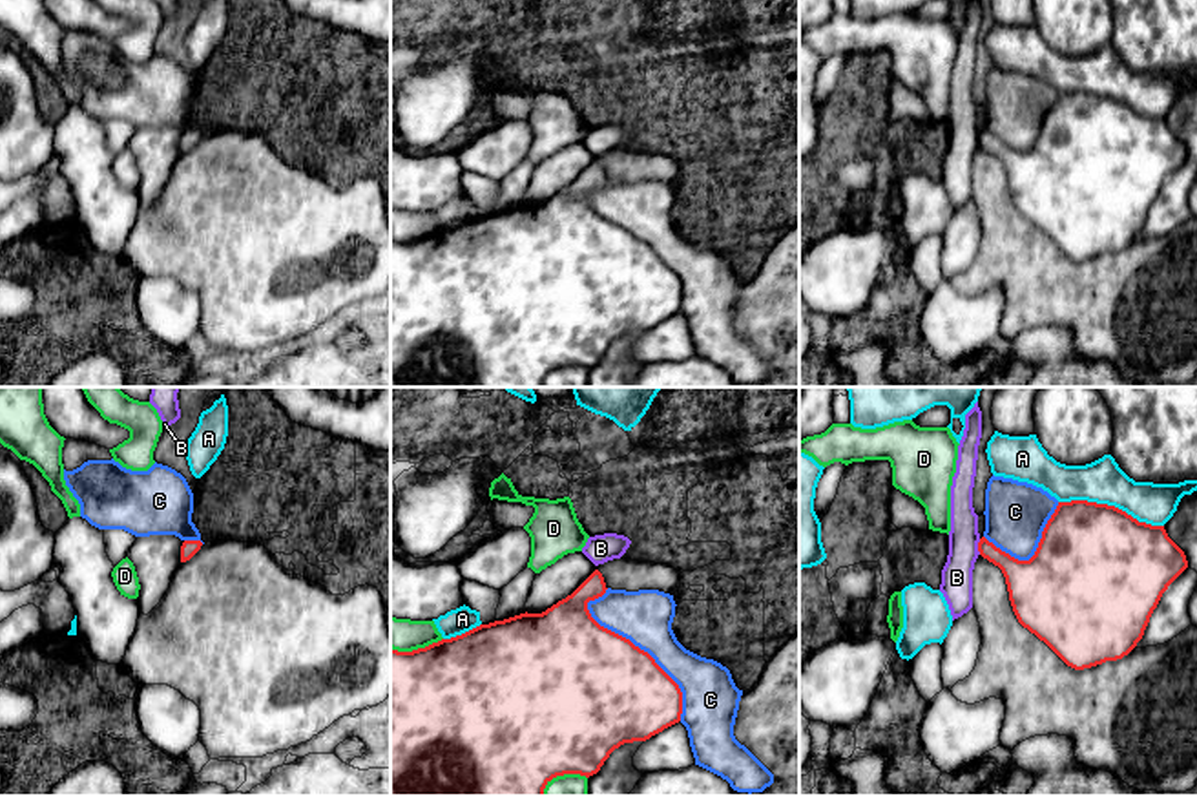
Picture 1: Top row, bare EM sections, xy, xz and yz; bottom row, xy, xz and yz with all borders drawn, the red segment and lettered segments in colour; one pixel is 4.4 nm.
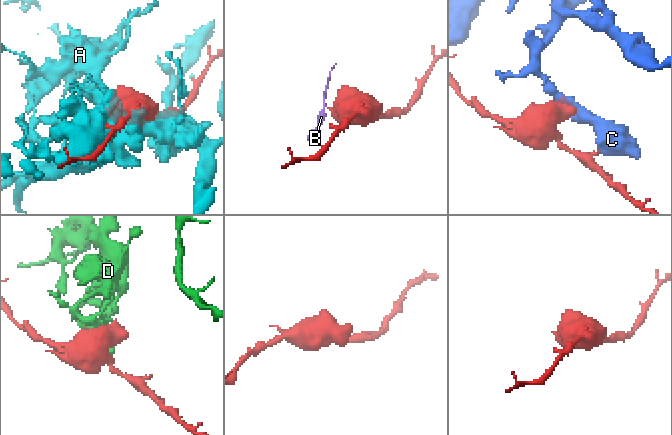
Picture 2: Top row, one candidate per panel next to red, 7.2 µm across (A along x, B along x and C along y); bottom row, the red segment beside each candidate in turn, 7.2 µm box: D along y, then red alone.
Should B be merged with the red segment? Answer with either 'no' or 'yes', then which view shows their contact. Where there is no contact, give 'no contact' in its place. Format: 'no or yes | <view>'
no | yz

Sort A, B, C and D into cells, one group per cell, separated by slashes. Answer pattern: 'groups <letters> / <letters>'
groups A / B / C / D

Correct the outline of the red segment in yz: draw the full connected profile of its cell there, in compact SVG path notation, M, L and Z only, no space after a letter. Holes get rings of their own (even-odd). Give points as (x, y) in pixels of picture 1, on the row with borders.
M1088 500L1058 502L1029 560L1011 557L985 537L978 551L1002 570L1018 623L1075 670L1128 655L1142 639L1162 593L1188 568L1184 551L1164 526Z

